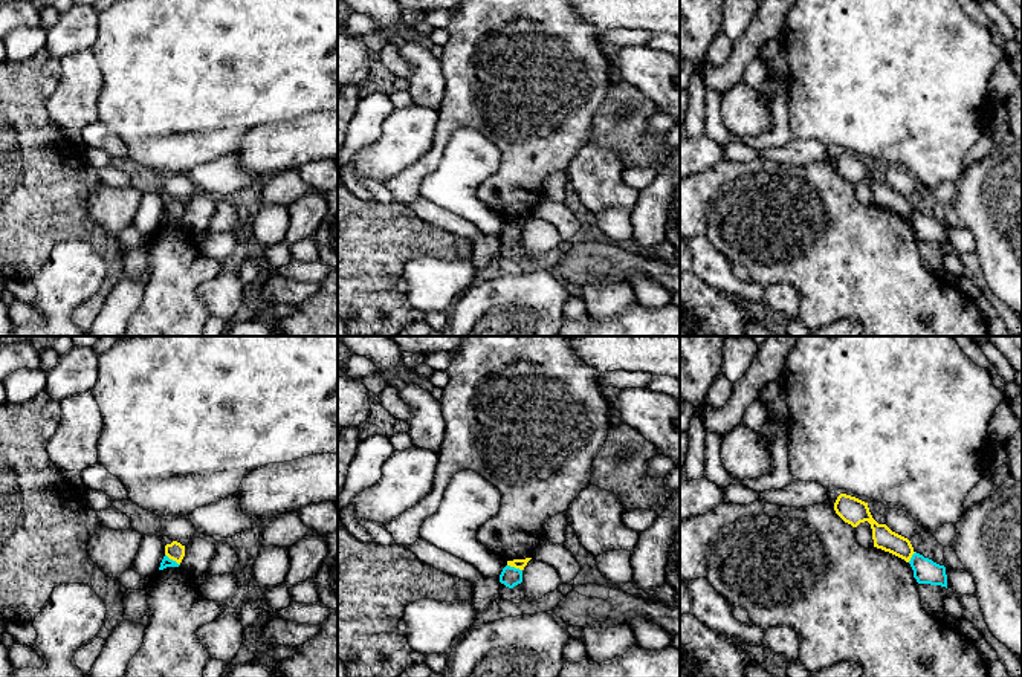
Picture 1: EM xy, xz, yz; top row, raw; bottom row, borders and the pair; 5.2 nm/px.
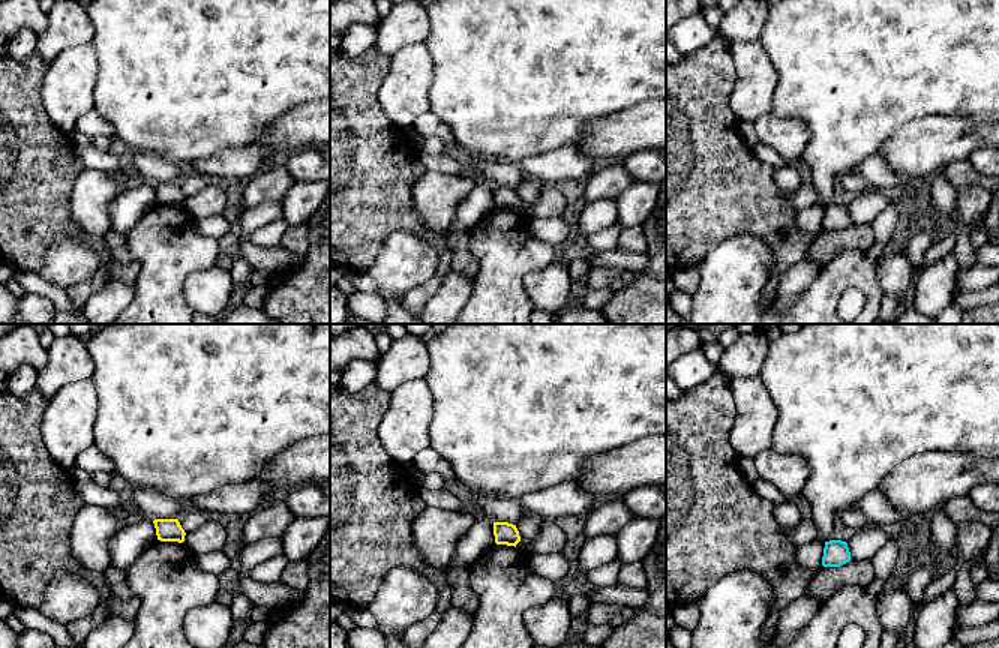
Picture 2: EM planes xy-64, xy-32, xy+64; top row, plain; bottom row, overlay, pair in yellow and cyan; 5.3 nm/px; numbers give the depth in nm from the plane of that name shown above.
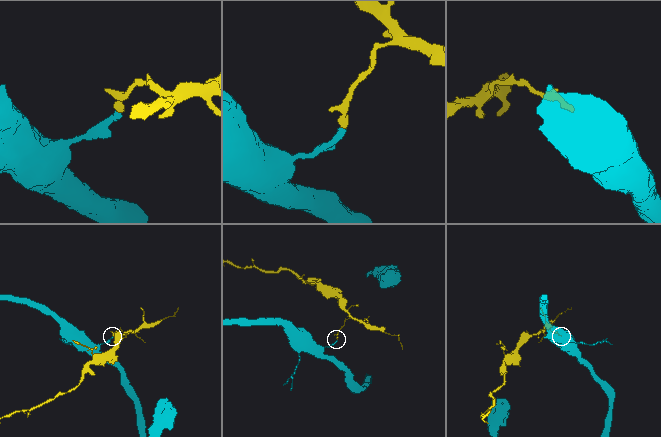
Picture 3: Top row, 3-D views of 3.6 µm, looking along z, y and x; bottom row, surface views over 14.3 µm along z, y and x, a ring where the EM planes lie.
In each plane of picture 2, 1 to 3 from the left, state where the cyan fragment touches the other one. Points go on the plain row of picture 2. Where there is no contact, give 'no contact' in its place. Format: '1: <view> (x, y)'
1: no contact
2: no contact
3: no contact

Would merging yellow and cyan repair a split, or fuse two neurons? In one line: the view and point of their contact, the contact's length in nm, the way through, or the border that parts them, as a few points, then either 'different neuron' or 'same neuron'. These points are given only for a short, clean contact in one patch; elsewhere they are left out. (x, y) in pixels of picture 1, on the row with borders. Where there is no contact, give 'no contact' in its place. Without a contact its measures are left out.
contact xy (173, 560); length 100 nm; border xy (165, 553), (179, 564); different neuron

